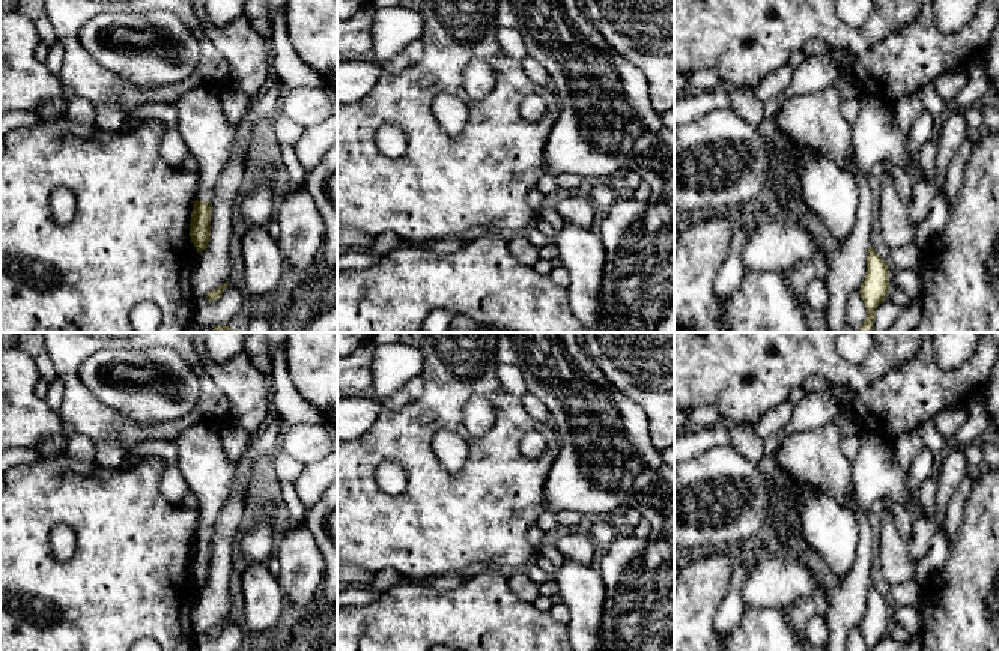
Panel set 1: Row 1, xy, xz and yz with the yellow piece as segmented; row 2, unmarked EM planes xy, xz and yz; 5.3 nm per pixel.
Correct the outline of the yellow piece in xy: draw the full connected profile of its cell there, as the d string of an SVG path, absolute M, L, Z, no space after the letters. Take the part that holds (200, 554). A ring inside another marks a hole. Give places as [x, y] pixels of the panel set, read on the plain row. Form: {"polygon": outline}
{"polygon": "M194 424L173 439L178 466L199 502L200 520L191 549L190 574L197 589L211 577L211 535L224 507L236 462L227 459L221 447L221 430L211 424Z"}

